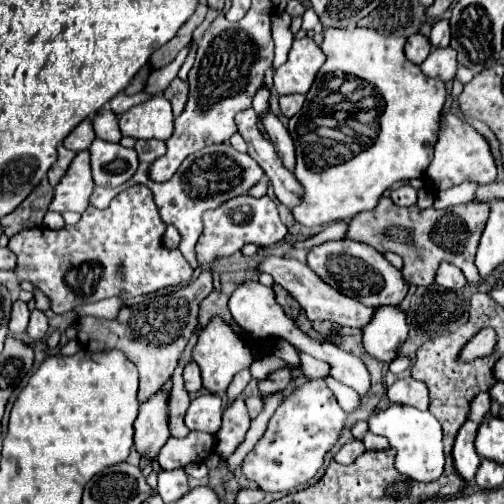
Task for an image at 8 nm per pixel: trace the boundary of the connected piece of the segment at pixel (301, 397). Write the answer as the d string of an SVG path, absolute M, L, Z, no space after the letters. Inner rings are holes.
M310 382L298 388L278 406L270 418L268 430L244 458L242 466L246 478L268 492L290 492L310 484L324 462L324 454L338 440L344 420L346 412L338 406L338 400L328 386L322 386L322 382Z

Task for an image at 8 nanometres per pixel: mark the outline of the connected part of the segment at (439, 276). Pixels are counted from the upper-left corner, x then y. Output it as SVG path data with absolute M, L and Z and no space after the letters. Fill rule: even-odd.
M440 262L436 270L436 284L442 288L462 288L466 284L466 278L454 264Z

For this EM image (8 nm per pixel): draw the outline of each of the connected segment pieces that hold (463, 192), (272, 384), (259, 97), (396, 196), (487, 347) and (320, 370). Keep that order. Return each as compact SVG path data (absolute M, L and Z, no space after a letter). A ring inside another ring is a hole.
M460 184L456 188L450 188L448 192L440 192L440 196L436 196L434 200L434 208L450 208L450 206L472 202L476 186L478 184Z
M282 368L282 370L276 370L274 374L270 374L266 380L262 380L258 384L262 396L270 396L270 394L276 394L280 390L286 390L288 384L292 382L292 374L288 368Z
M260 86L252 100L252 108L258 112L258 118L260 118L260 112L264 112L264 108L268 108L268 104L270 104L270 90L266 86Z
M409 184L393 190L391 192L392 201L402 207L409 207L415 205L417 202L418 191Z
M482 328L472 340L468 340L468 344L460 350L458 354L458 362L470 362L476 358L484 358L490 356L494 352L496 346L496 332L494 328Z
M300 354L300 360L302 360L300 370L308 378L322 378L322 376L326 376L330 372L330 364L320 362L320 360L316 360L316 358L308 356L308 354Z

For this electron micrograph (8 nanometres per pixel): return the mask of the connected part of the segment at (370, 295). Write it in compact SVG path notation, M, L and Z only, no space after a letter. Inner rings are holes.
M328 240L314 246L308 256L306 264L332 288L350 296L370 308L378 308L384 304L400 304L408 292L408 284L402 278L402 272L396 270L380 252L364 242L354 240Z

